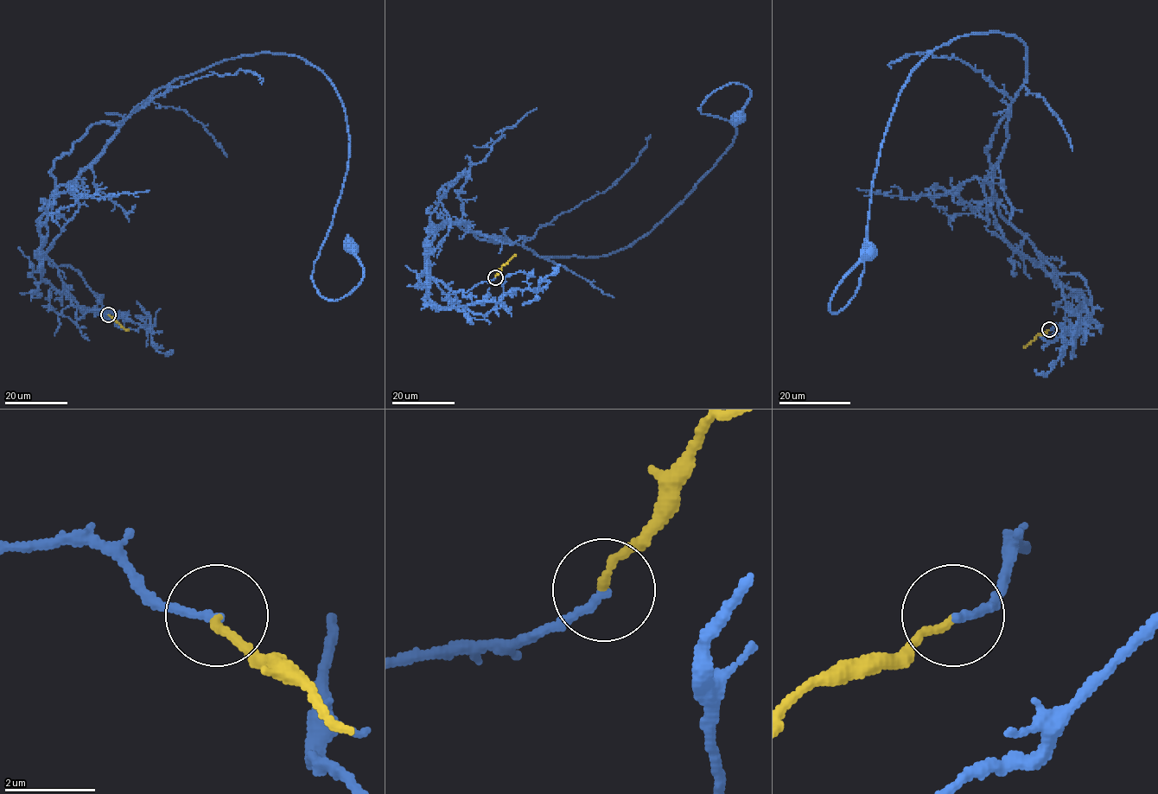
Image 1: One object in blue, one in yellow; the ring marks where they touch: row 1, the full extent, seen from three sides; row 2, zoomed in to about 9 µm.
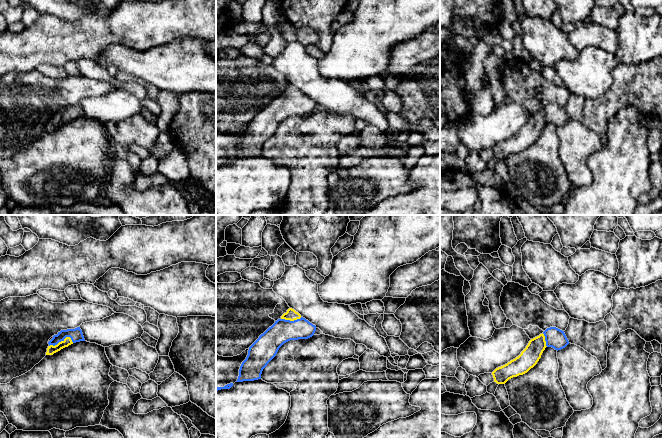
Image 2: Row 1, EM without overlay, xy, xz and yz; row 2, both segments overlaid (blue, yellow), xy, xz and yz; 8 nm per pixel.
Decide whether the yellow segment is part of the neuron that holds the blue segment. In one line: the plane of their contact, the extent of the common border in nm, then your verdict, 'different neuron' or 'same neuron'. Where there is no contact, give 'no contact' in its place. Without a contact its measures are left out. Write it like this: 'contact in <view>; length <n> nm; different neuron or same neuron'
contact in xy; length 200 nm; same neuron

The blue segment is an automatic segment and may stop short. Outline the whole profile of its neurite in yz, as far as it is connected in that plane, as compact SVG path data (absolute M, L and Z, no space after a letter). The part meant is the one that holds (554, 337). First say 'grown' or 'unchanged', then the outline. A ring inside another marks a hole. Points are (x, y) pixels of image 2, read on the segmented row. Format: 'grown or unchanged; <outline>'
grown; M556 327L547 328L542 334L531 339L518 357L492 372L494 382L505 384L509 379L527 373L537 364L546 347L558 351L568 344L564 331Z

